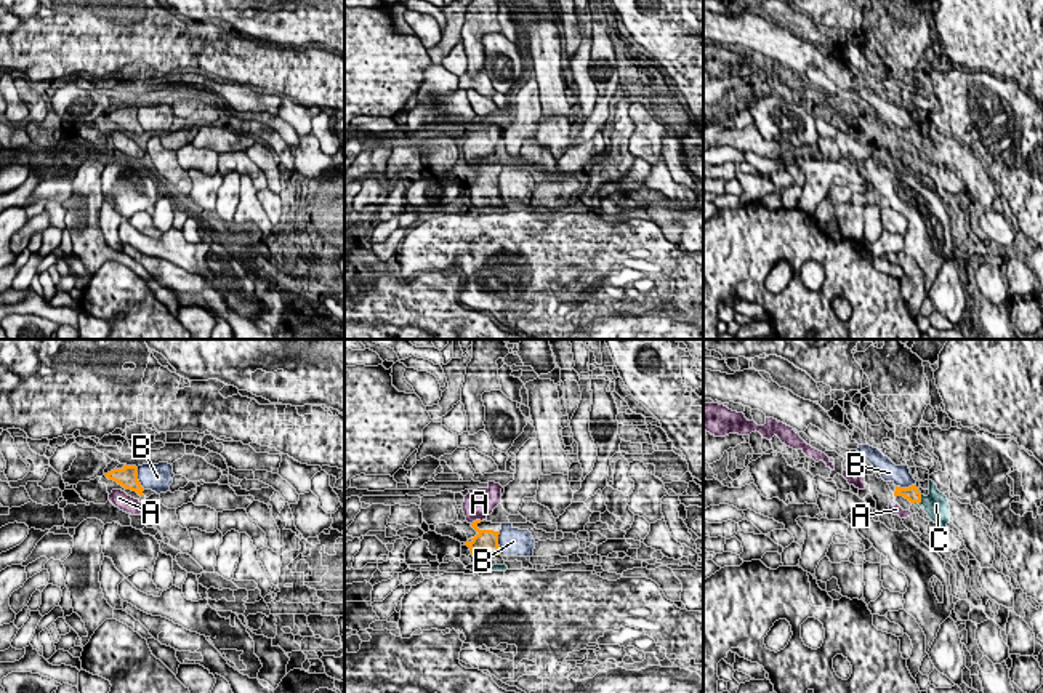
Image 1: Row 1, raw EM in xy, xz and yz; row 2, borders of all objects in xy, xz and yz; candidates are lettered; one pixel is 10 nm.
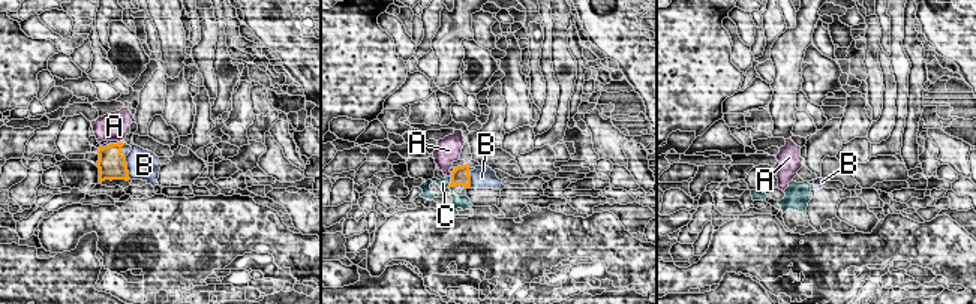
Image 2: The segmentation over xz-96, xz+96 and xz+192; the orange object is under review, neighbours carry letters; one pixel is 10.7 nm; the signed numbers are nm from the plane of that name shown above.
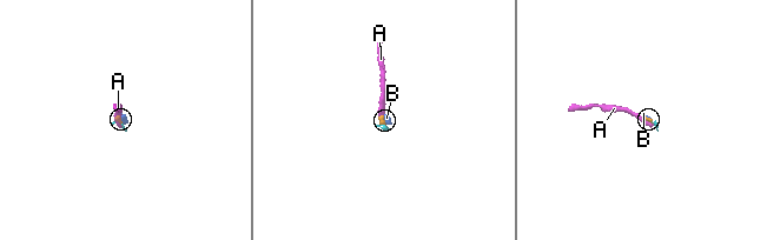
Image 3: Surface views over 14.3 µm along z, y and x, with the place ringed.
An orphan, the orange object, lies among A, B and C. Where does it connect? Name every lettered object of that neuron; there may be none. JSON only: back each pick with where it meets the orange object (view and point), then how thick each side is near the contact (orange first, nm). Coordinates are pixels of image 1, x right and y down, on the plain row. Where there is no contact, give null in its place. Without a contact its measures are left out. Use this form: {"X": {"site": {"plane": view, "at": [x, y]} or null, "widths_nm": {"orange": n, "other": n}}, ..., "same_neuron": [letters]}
{"C": {"site": {"plane": "yz", "at": [918, 143]}, "widths_nm": {"orange": 140, "other": 260}}, "same_neuron": ["C"]}

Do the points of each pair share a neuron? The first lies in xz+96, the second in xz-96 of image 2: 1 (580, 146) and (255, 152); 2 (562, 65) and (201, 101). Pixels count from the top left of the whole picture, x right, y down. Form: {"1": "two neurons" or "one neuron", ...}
{"1": "two neurons", "2": "two neurons"}

